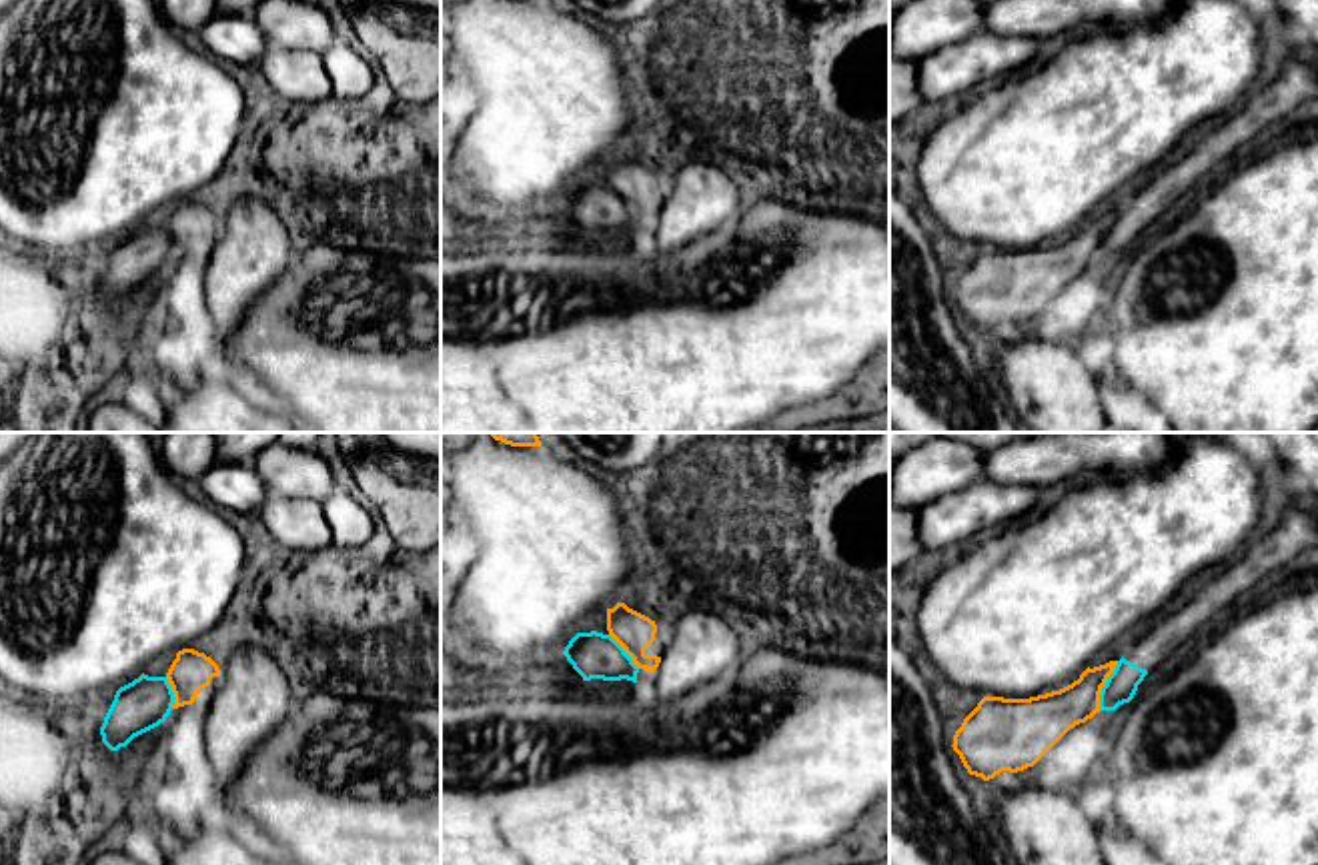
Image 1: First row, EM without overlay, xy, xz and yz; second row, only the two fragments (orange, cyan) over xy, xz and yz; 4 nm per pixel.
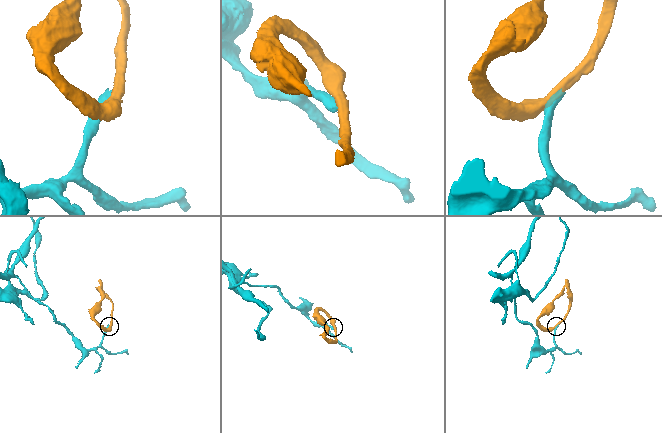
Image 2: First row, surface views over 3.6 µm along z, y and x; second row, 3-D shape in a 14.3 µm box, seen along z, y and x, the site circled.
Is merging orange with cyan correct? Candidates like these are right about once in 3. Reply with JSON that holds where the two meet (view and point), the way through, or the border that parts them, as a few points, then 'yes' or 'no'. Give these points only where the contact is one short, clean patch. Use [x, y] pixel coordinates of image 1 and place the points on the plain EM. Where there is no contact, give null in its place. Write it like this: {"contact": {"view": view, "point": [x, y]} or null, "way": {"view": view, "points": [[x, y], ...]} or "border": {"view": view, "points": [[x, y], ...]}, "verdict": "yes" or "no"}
{"contact": {"view": "yz", "point": [1104, 235]}, "way": {"view": "yz", "points": [[1052, 267], [1104, 235], [1120, 239]]}, "verdict": "yes"}

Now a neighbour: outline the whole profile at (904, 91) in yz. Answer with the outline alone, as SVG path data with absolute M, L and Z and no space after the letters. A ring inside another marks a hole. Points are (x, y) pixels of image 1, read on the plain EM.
M889 58L889 124L901 120L923 102L917 84L917 60Z

